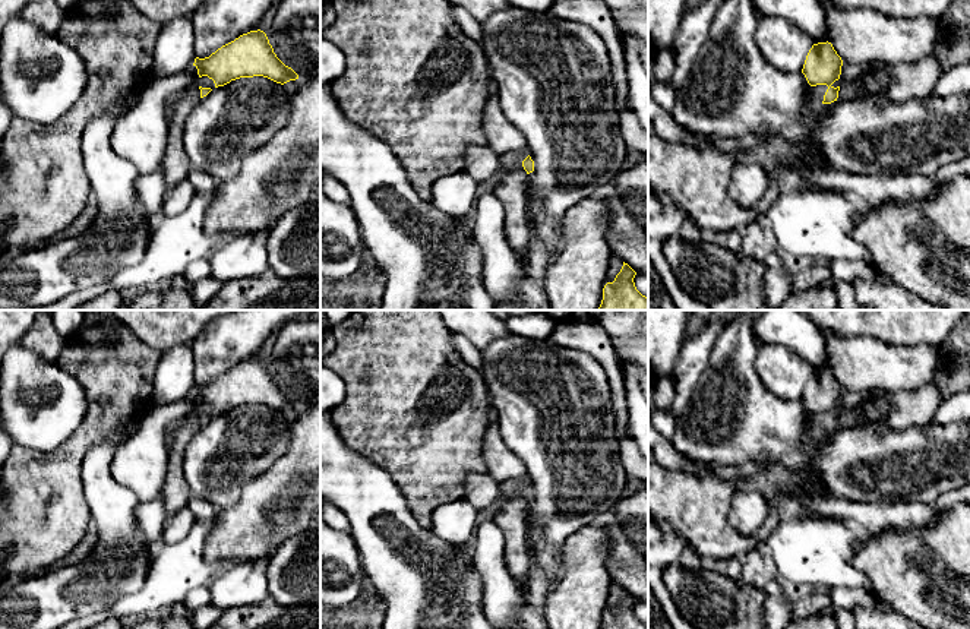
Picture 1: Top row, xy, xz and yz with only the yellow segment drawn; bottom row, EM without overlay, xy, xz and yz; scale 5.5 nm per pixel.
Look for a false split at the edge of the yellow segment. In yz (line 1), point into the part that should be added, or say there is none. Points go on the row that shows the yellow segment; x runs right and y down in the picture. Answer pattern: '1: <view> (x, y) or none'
1: none

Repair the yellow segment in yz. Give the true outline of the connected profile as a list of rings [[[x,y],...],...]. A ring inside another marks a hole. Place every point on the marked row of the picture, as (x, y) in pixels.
[[[818,42],[809,50],[802,73],[811,86],[828,86],[822,104],[837,101],[840,86],[834,88],[832,83],[840,79],[841,66],[843,60],[831,42]]]

